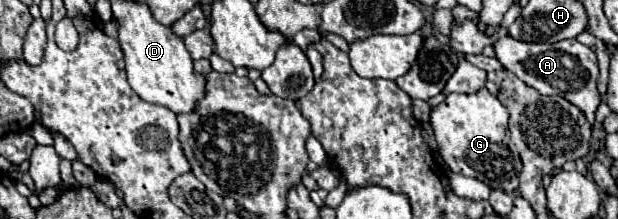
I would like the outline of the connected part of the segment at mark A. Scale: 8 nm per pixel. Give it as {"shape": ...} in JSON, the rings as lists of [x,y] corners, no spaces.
{"shape":[[[504,36],[494,44],[494,50],[496,58],[506,70],[514,72],[526,84],[532,84],[532,88],[536,88],[540,94],[564,96],[586,114],[590,124],[594,124],[594,112],[600,104],[600,92],[596,88],[598,60],[592,48],[576,40],[560,40],[556,44],[528,44]]]}

